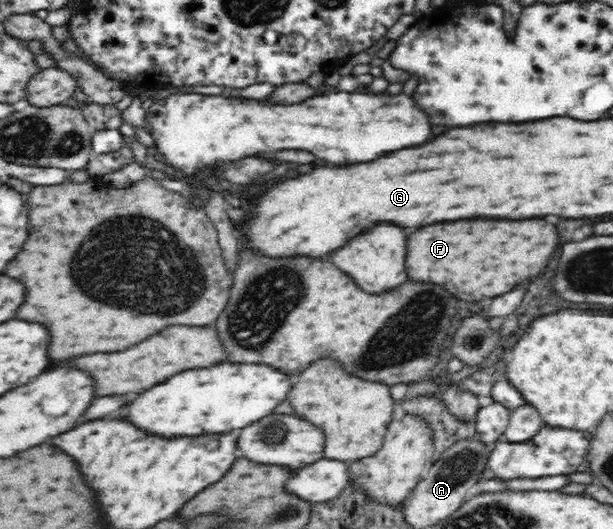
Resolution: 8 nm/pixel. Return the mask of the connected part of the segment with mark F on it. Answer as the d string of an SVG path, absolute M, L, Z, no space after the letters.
M463 219L453 223L437 223L417 229L407 237L405 267L413 281L429 281L443 285L461 299L497 297L511 291L515 283L529 275L539 275L555 255L559 245L557 231L543 219L477 220Z

